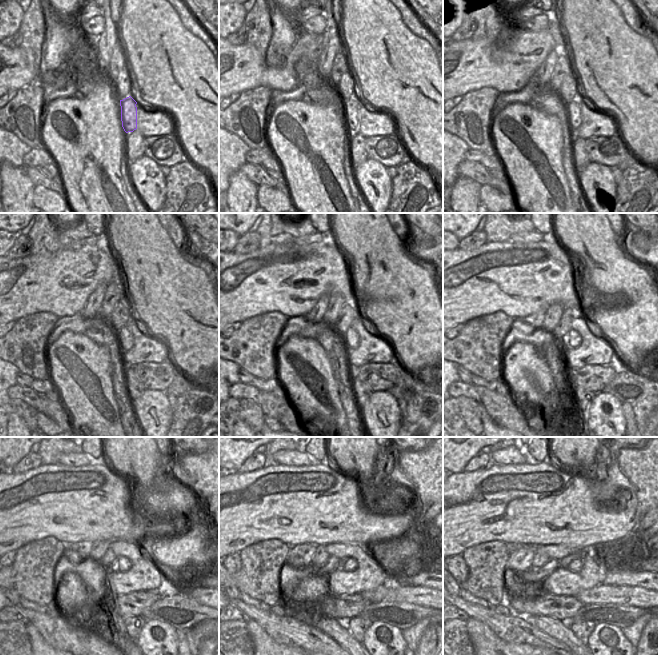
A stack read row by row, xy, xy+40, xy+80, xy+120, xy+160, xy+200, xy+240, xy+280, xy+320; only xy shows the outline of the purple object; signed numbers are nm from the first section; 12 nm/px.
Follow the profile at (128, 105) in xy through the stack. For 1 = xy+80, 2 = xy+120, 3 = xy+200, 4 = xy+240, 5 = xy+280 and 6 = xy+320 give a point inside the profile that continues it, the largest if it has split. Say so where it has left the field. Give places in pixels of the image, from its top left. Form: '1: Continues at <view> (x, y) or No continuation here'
1: Continues at xy+80 (573, 111)
2: Continues at xy+120 (125, 338)
3: Continues at xy+200 (575, 340)
4: Continues at xy+240 (125, 564)
5: Continues at xy+280 (347, 564)
6: Continues at xy+320 (576, 565).

